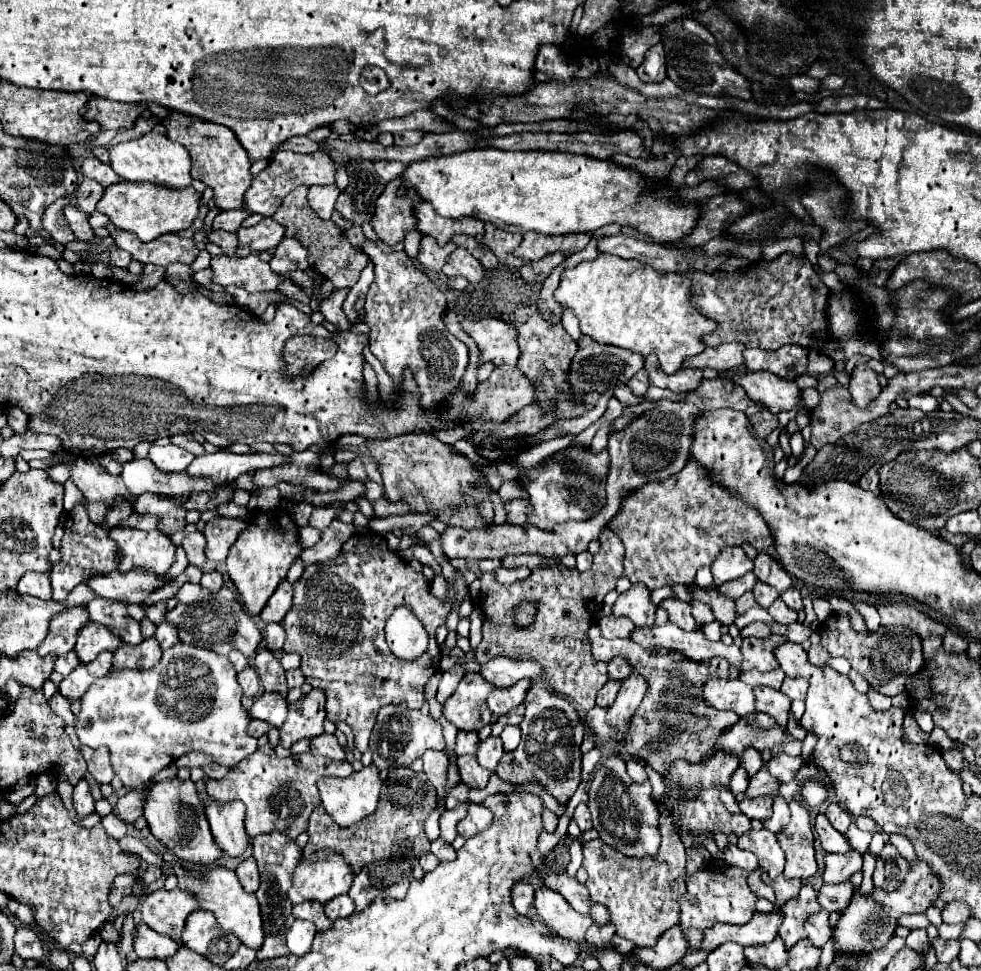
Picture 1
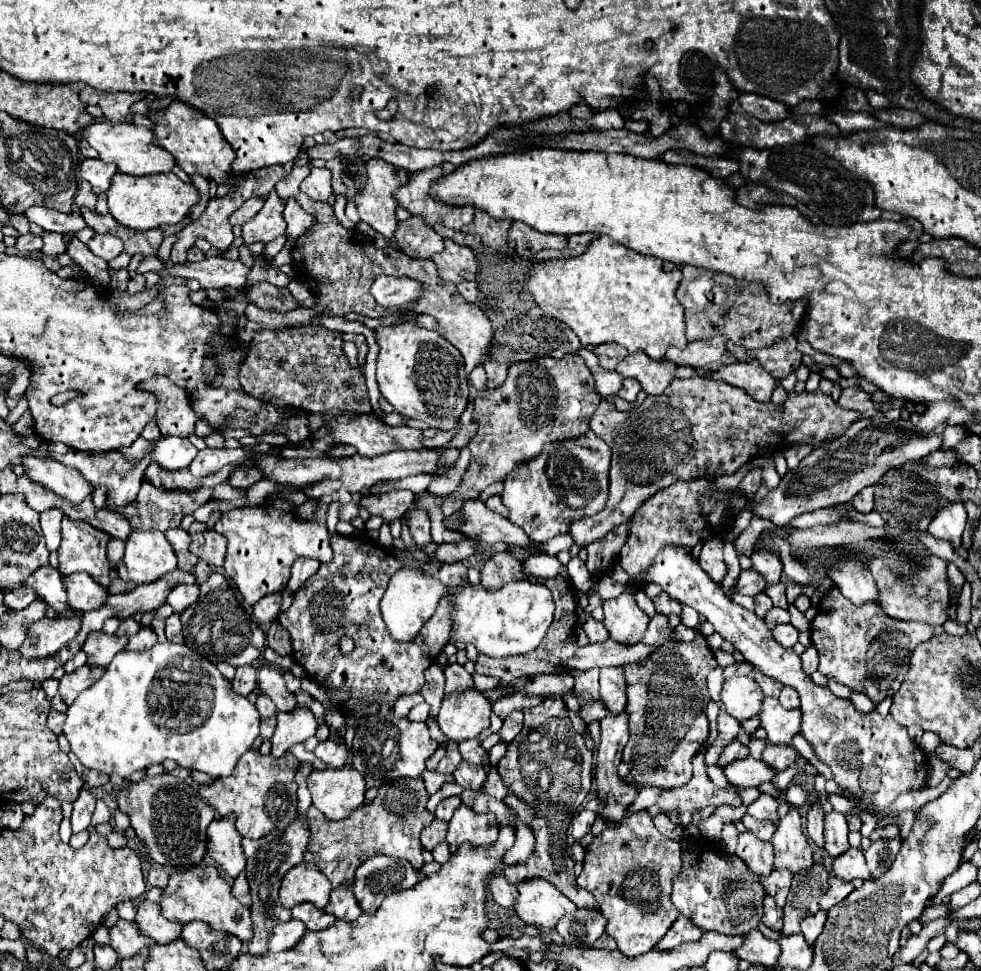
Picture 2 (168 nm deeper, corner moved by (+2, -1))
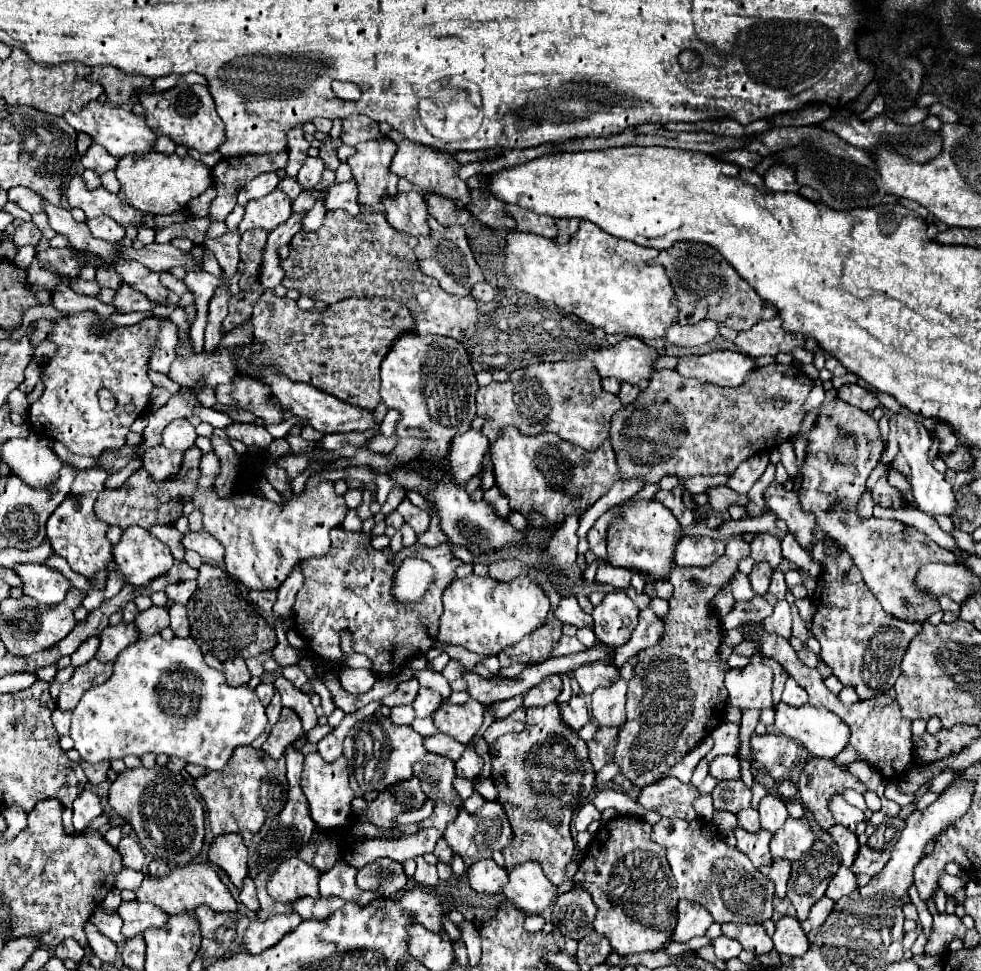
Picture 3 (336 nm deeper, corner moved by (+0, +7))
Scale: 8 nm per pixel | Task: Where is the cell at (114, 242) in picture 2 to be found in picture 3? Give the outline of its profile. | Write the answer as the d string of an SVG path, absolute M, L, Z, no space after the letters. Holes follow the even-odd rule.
M100 216L100 218L94 218L94 220L88 220L86 222L92 236L100 238L100 240L106 240L106 242L118 242L124 238L124 226L120 226L118 222L114 222L112 218L108 216Z

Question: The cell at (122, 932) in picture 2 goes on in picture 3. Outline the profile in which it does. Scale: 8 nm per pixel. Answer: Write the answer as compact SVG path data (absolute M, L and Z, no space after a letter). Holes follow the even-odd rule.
M100 908L94 910L94 914L90 916L90 922L102 932L106 934L110 940L114 940L118 946L124 944L124 934L122 934L122 918L118 914L104 914Z

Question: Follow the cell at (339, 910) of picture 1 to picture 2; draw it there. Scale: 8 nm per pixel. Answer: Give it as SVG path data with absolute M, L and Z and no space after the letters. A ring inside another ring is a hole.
M342 884L338 888L334 888L330 892L330 902L328 906L324 908L328 914L340 918L340 920L356 920L362 910L354 898L354 890L352 890L352 884Z

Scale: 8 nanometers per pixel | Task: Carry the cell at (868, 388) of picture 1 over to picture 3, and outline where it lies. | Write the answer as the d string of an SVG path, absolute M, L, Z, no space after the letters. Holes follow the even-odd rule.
M844 384L842 388L838 388L838 398L866 412L879 406L874 394L858 384Z

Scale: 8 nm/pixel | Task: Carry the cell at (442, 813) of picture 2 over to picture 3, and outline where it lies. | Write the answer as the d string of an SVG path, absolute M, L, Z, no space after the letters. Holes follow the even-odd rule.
M438 802L436 808L434 808L434 812L432 812L432 816L420 822L420 828L430 828L430 826L434 826L434 828L438 828L438 830L444 832L446 824L452 822L452 820L456 818L456 814L458 814L458 808L456 808L454 804Z

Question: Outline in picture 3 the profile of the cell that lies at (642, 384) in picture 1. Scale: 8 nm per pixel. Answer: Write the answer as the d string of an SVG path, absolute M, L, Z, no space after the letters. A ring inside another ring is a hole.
M622 382L622 388L620 388L618 396L620 396L622 404L630 404L630 402L632 402L632 400L638 396L638 392L640 392L640 388L638 388L636 384L628 384L628 382Z

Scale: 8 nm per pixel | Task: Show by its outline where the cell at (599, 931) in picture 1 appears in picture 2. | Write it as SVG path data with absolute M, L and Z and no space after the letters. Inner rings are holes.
M578 908L556 924L556 932L568 946L590 946L604 934L604 928L606 918L598 910L586 908Z

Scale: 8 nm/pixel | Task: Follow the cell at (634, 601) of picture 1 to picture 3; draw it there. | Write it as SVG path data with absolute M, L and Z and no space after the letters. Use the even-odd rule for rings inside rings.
M612 590L592 612L594 634L610 646L622 646L638 626L638 606L624 590Z

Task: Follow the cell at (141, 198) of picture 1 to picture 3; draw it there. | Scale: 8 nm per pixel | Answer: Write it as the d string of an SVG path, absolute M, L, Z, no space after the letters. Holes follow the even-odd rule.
M160 152L148 156L128 156L120 158L116 166L116 178L124 200L144 214L172 214L182 210L192 198L200 196L210 184L210 170L194 158L178 158L176 154L164 156Z

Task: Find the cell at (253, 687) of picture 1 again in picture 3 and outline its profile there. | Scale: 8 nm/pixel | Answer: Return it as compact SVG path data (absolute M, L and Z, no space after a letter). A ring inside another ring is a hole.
M240 656L224 662L224 676L226 676L228 684L232 684L232 686L248 684L250 678L252 678L252 674L250 674L244 658L240 658Z

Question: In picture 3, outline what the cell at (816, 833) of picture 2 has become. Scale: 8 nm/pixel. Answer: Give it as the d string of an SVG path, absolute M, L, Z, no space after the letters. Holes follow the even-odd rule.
M812 758L802 768L802 774L798 778L798 792L802 804L814 814L818 826L822 830L828 830L834 824L832 812L828 808L830 798L846 788L856 788L856 792L866 792L862 782L852 776L846 766L840 766L832 760Z

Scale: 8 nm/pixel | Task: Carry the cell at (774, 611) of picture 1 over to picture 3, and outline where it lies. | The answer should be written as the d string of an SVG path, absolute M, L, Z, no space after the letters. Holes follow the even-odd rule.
M780 600L774 606L772 616L768 616L764 622L764 630L774 632L778 636L790 638L790 626L792 626L792 614L790 614L790 604L786 600Z

